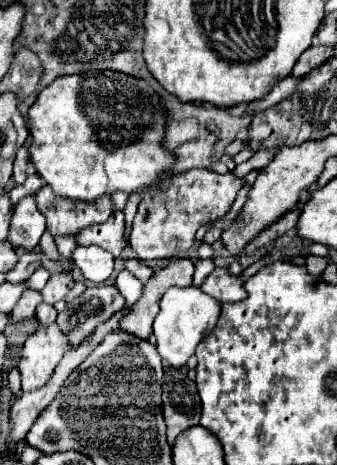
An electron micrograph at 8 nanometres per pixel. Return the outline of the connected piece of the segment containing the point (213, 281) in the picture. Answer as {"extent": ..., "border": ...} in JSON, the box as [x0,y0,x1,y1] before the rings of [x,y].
{"extent":[200,268,248,304],"border":[[[214,268],[214,272],[204,280],[200,288],[222,304],[238,302],[248,296],[248,292],[244,292],[244,282],[238,276],[232,276],[228,268]]]}

